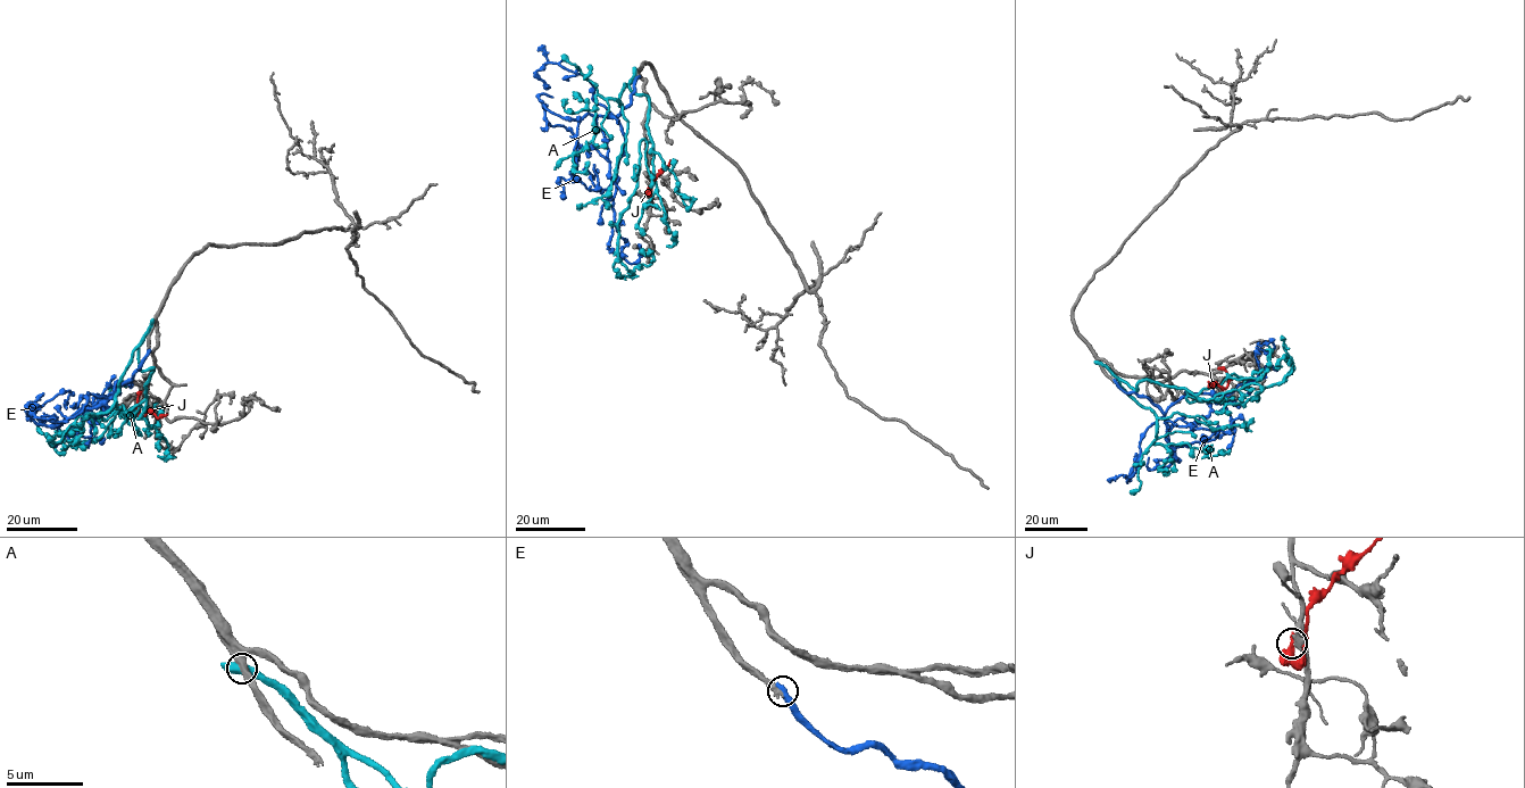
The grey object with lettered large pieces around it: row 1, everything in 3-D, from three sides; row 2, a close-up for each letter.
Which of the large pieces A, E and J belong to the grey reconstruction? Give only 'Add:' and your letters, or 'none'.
Add: none

